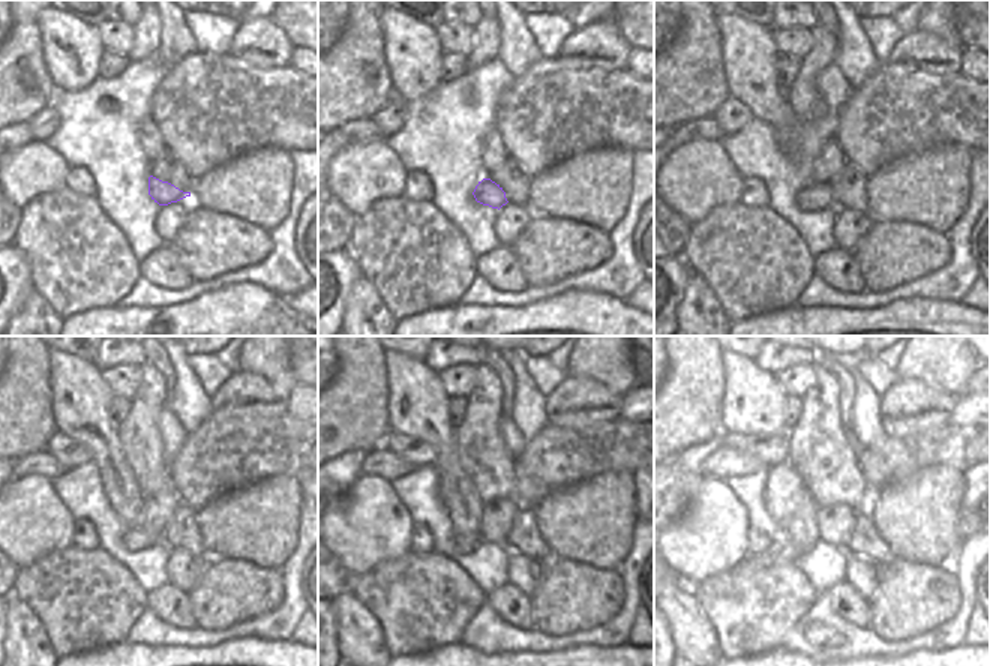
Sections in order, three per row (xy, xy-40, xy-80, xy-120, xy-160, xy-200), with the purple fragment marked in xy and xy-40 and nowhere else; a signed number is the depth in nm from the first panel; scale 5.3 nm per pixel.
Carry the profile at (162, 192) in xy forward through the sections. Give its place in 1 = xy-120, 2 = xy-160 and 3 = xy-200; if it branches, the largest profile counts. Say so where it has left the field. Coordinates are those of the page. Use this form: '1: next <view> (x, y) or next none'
1: next xy-120 (135, 537)
2: next xy-160 (465, 543)
3: next xy-200 (780, 552)

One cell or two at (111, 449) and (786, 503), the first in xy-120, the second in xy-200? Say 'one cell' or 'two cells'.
two cells

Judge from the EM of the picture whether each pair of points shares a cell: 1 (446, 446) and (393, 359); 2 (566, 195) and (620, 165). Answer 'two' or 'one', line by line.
1: one
2: one

